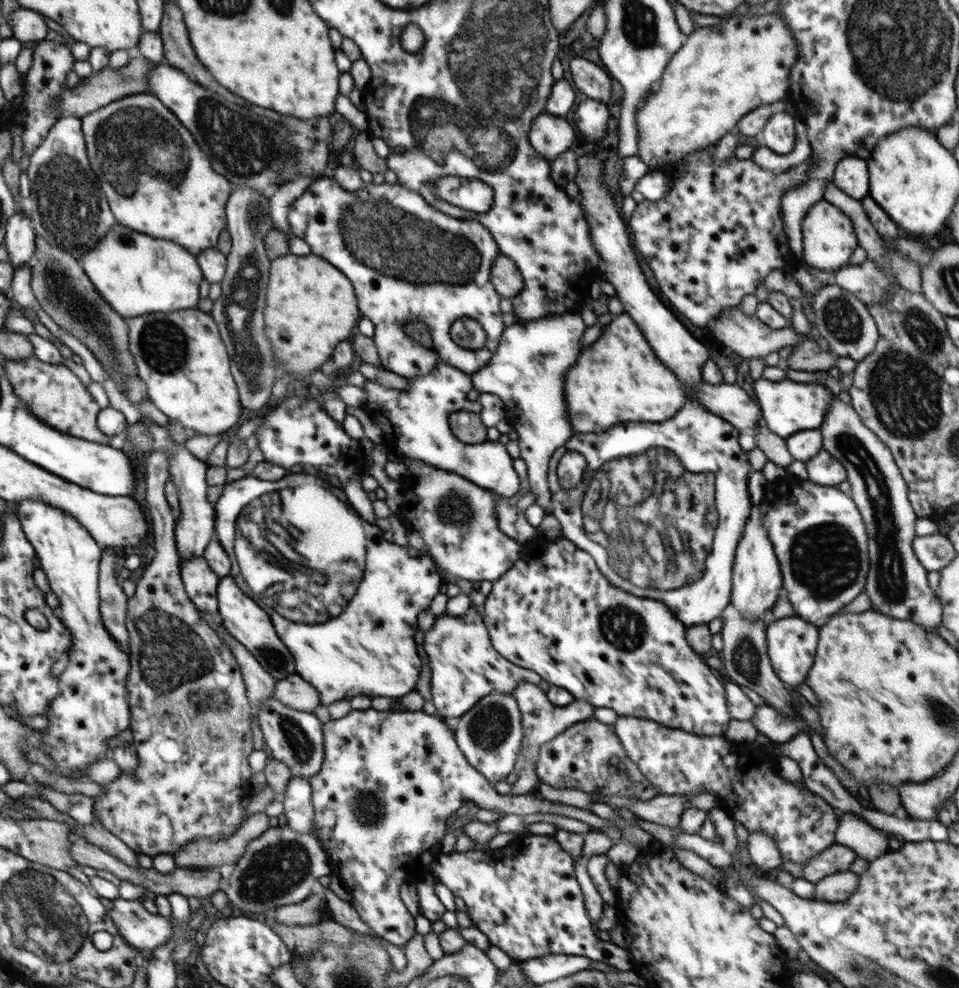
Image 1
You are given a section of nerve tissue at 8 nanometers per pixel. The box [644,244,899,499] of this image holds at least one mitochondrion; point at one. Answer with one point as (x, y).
(841, 320)

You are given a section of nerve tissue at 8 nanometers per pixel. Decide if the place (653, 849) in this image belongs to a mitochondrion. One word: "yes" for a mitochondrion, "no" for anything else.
no

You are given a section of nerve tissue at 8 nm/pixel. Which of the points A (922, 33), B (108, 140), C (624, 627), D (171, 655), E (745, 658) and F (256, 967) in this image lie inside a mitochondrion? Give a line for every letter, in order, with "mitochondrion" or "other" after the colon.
A: mitochondrion
B: mitochondrion
C: mitochondrion
D: mitochondrion
E: mitochondrion
F: other

